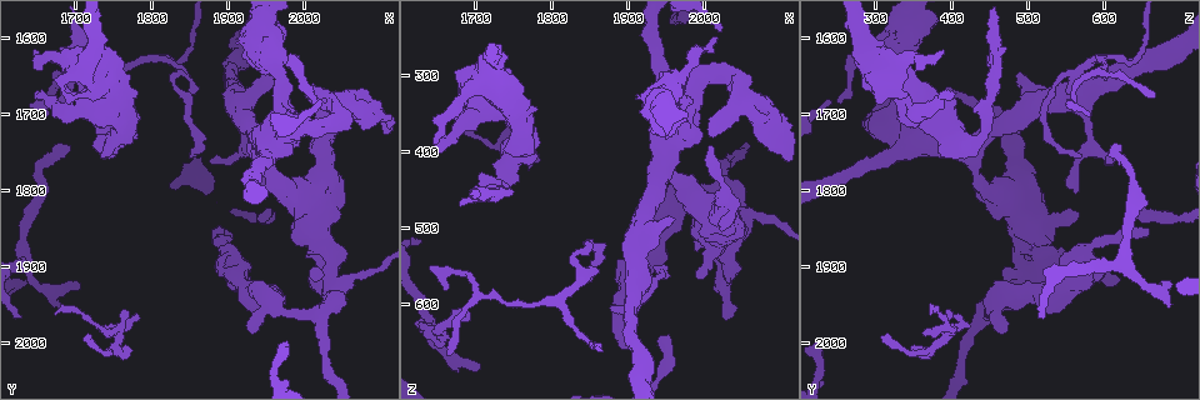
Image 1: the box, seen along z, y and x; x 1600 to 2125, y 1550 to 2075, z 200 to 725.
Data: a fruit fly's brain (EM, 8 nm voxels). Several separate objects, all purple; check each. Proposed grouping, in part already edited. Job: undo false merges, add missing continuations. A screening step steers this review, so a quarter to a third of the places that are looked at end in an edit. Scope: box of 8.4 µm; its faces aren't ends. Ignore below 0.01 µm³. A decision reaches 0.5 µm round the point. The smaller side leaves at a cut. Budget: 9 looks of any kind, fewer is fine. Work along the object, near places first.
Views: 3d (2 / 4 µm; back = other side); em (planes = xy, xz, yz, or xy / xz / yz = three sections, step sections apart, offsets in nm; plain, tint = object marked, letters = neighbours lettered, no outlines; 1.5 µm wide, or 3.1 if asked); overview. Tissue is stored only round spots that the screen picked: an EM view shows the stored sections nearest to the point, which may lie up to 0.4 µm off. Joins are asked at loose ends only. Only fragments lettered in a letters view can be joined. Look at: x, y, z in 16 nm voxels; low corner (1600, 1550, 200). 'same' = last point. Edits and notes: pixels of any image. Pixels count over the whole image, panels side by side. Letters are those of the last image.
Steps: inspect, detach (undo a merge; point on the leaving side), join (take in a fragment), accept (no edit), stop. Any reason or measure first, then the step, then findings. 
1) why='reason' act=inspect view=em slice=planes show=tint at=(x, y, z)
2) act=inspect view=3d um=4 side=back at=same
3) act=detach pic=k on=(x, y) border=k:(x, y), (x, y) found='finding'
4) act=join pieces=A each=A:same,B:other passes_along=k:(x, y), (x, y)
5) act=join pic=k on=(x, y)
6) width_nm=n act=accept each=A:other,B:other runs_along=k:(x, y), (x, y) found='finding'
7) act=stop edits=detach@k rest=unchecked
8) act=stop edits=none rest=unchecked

why='long arm stops here' act=inspect view=3d um=2 at=(1695, 1745, 625)

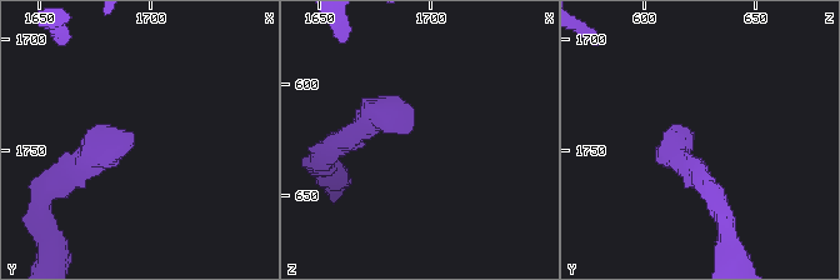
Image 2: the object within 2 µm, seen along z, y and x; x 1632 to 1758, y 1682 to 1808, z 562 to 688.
act=inspect view=em slice=planes show=letters at=(1692, 1743, 622)

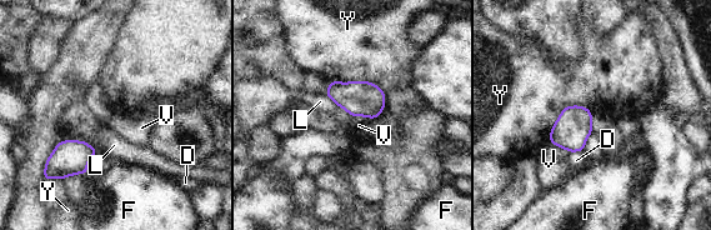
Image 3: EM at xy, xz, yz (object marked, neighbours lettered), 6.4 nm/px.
act=accept each=D:other,F:other,L:other,V:other,Y:other border=3:(549, 140), (570, 153) found='no lettered fragment goes on from it'

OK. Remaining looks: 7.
why='abrupt turn' act=inspect view=em slice=planes show=letters at=(1835, 1630, 640)

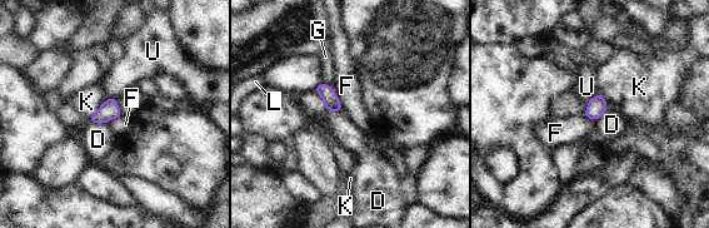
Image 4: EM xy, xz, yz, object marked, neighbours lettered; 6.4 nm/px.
width_nm=100 act=accept each=D:other,F:other,G:other,K:other,L:other,U:other found='one cell here'

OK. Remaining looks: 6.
why='thin end' act=inspect view=3d um=2 at=(1850, 1755, 565)

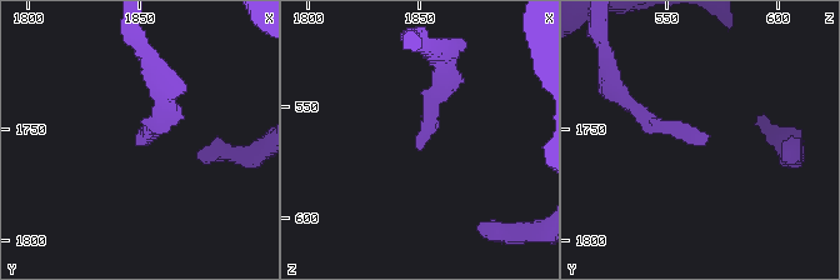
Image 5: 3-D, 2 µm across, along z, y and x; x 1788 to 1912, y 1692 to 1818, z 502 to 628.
why='need the tissue' act=inspect view=em slice=xz step=8 show=tint at=(1846, 1755, 568)

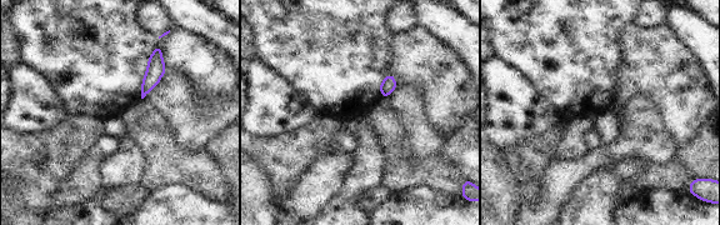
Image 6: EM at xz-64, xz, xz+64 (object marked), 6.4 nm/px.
act=inspect view=em slice=planes show=letters at=same

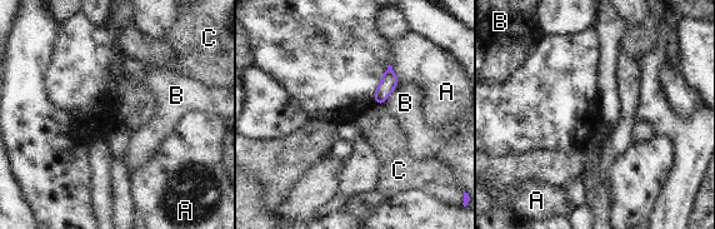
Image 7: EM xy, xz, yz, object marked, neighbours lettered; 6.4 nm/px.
width_nm=100 act=accept each=A:other,B:other,C:other border=7:(375, 101), (381, 105) found='none of them fits'

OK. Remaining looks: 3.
why='free end' act=inspect view=3d um=4 at=(1670, 1960, 375)

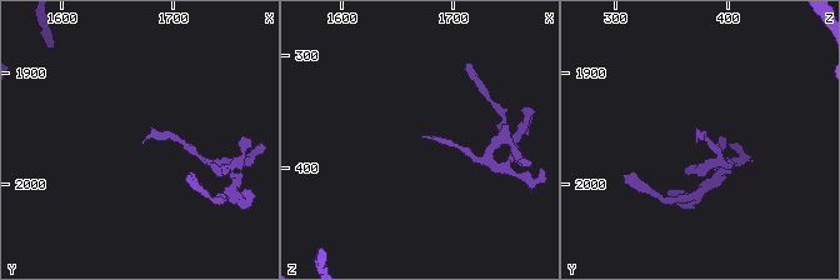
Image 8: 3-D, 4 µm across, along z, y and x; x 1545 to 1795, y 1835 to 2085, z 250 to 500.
why='now the EM' act=inspect view=em slice=yz step=4 show=letters at=(1674, 1962, 370)

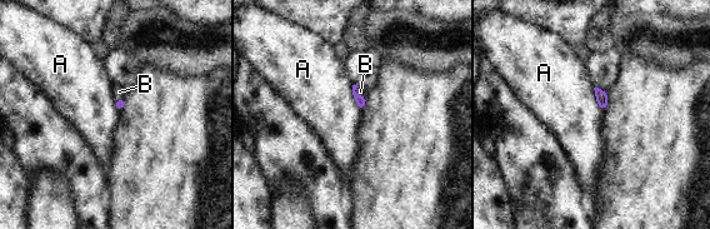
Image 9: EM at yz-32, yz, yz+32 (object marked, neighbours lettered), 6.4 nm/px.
why='another direction' act=inspect view=em slice=xz step=4 show=letters at=same

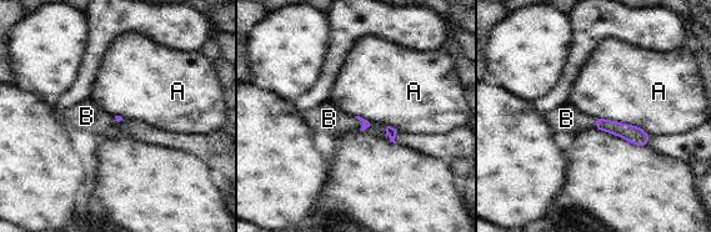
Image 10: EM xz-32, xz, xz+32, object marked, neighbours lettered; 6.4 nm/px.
act=join pieces=B each=A:other,B:same found='it goes on there'

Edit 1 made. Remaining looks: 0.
act=stop edits=join@10 rest=unchecked

